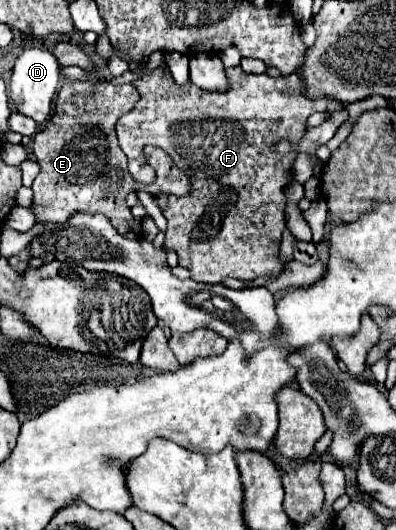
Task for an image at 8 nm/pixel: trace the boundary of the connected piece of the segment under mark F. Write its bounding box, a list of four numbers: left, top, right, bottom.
[94,35,342,283]

